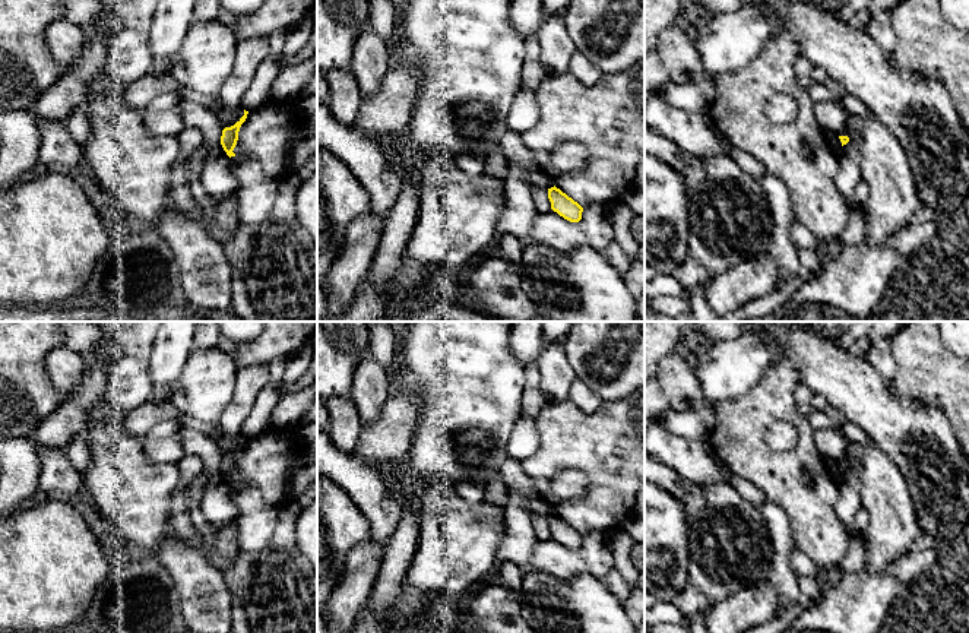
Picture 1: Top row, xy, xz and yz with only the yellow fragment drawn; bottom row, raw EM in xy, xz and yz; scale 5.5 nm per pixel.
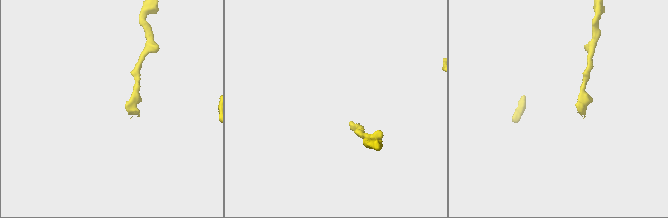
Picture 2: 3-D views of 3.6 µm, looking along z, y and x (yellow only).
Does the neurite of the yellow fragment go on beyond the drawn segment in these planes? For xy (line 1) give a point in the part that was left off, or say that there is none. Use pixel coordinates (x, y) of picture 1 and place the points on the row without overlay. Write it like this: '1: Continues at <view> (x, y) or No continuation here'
1: No continuation here

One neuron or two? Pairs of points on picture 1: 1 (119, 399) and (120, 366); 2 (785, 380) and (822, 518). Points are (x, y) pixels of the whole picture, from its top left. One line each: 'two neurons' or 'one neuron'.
1: one neuron
2: one neuron

